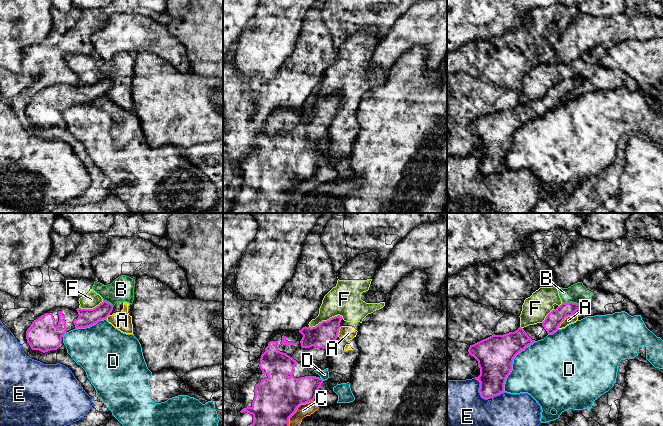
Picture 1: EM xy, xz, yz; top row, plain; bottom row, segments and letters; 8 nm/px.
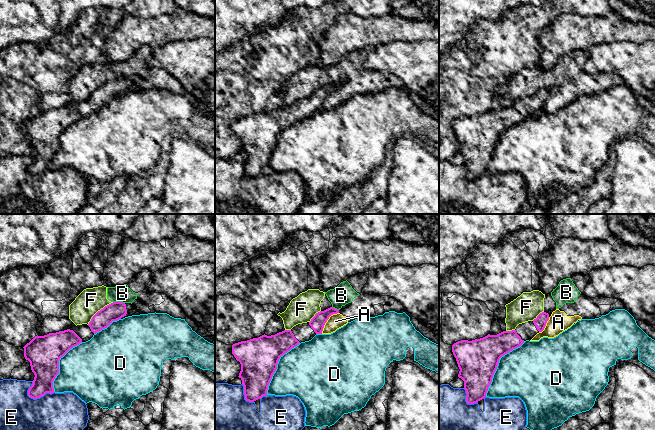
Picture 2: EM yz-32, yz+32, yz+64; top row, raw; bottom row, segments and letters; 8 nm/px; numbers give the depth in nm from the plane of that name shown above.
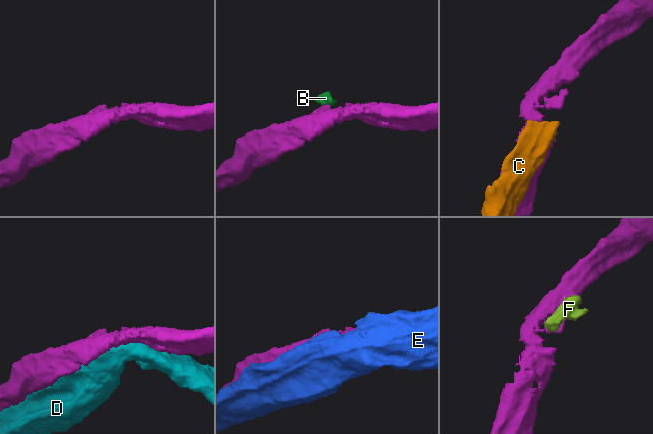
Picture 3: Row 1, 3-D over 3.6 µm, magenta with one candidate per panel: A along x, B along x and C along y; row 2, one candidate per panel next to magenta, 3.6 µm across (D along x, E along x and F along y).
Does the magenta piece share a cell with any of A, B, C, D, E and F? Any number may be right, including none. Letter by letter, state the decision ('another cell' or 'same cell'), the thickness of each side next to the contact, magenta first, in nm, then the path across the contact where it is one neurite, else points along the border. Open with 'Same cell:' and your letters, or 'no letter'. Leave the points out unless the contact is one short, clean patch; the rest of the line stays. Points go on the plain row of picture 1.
Same cell: no letter
A: another cell; calibres 130 and 70 nm; border yz (574, 90), (568, 91), (557, 104)
B: another cell; calibres 130 and 160 nm; border yz (562, 78), (576, 78), (580, 81)
C: another cell; calibres 360 and 100 nm
D: another cell; calibres 300 and 440 nm
E: another cell; calibres 260 and 480 nm
F: another cell; calibres 200 and 260 nm; border xz (343, 94), (335, 91), (309, 103)

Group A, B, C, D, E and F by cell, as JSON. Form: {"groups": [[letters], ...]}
{"groups": [["A", "B", "C", "F"], ["D"], ["E"]]}

